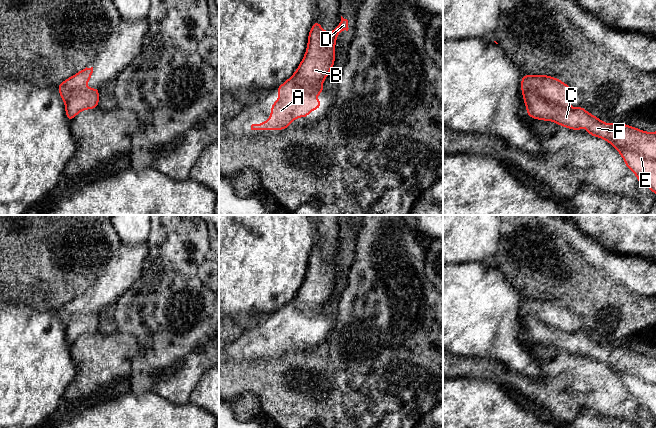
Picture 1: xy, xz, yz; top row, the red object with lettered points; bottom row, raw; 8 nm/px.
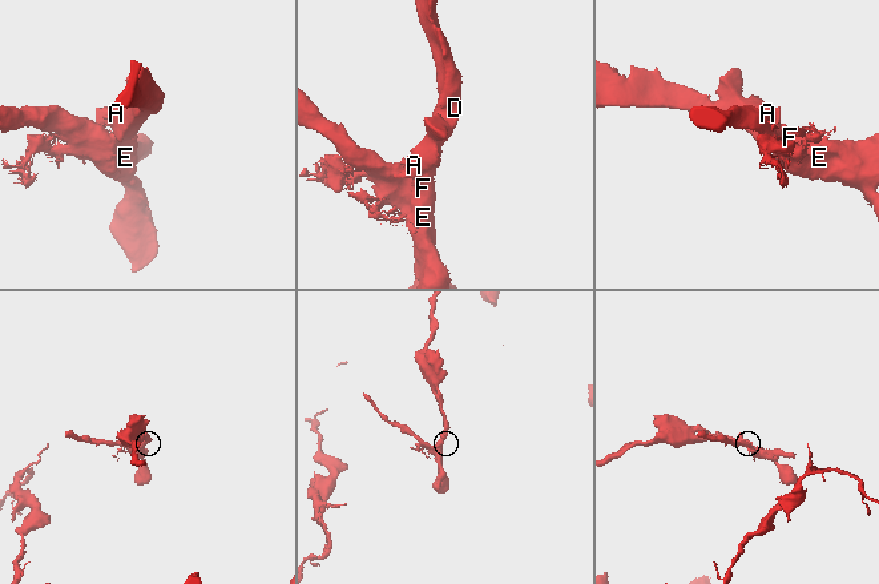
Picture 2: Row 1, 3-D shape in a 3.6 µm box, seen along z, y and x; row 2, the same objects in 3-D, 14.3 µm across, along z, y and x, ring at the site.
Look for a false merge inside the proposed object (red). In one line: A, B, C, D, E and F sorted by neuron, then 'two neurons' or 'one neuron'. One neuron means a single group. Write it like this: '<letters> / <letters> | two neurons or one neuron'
A / B C D E F | two neurons

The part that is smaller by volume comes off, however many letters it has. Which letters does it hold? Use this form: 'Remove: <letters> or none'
Remove: A

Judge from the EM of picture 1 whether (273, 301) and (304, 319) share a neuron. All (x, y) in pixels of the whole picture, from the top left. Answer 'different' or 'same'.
different

